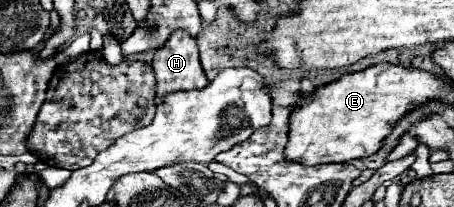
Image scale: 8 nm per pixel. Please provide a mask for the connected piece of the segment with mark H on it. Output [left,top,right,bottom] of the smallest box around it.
[152,30,208,94]

